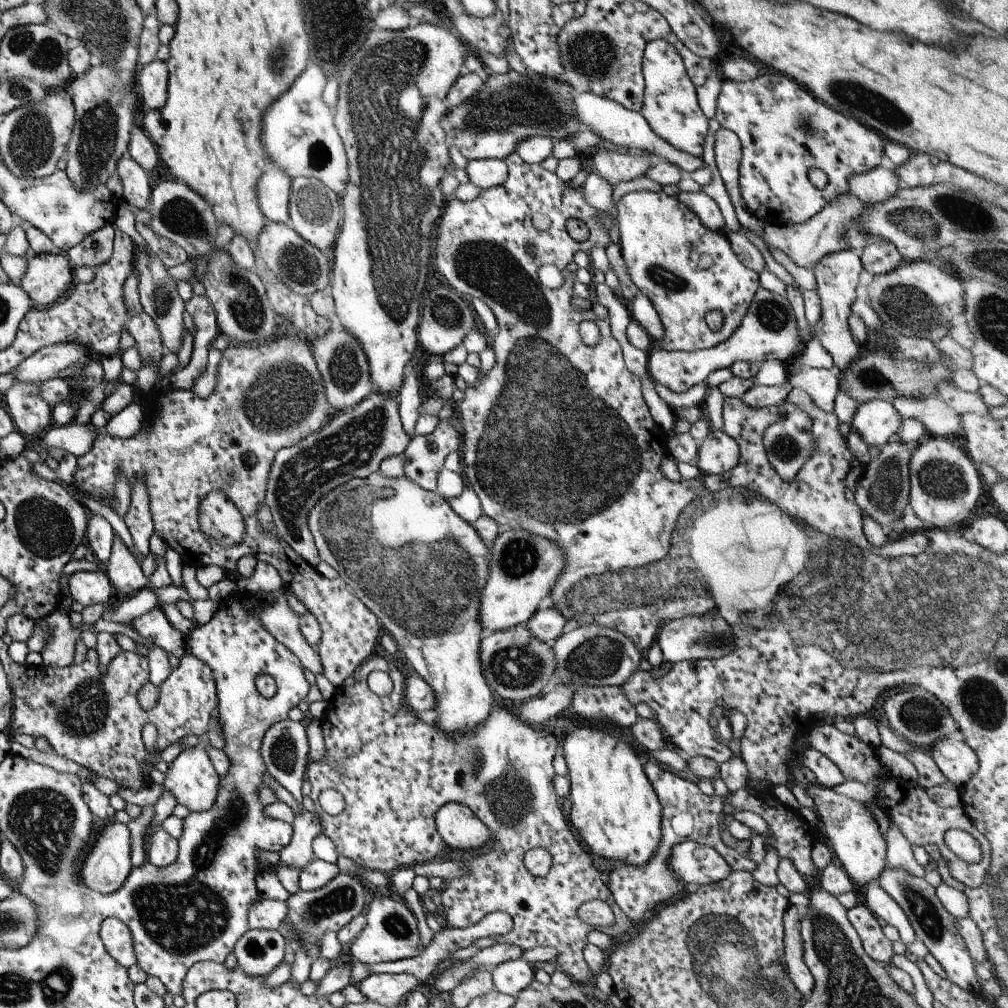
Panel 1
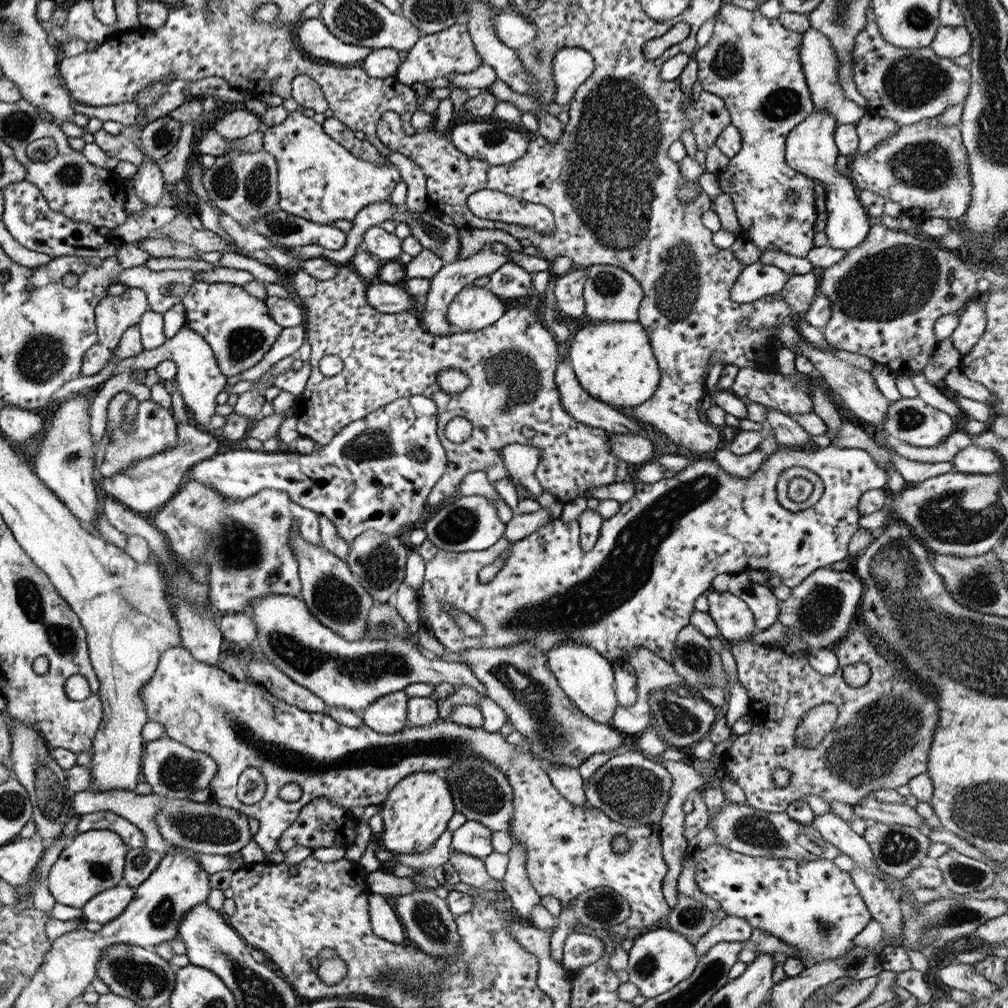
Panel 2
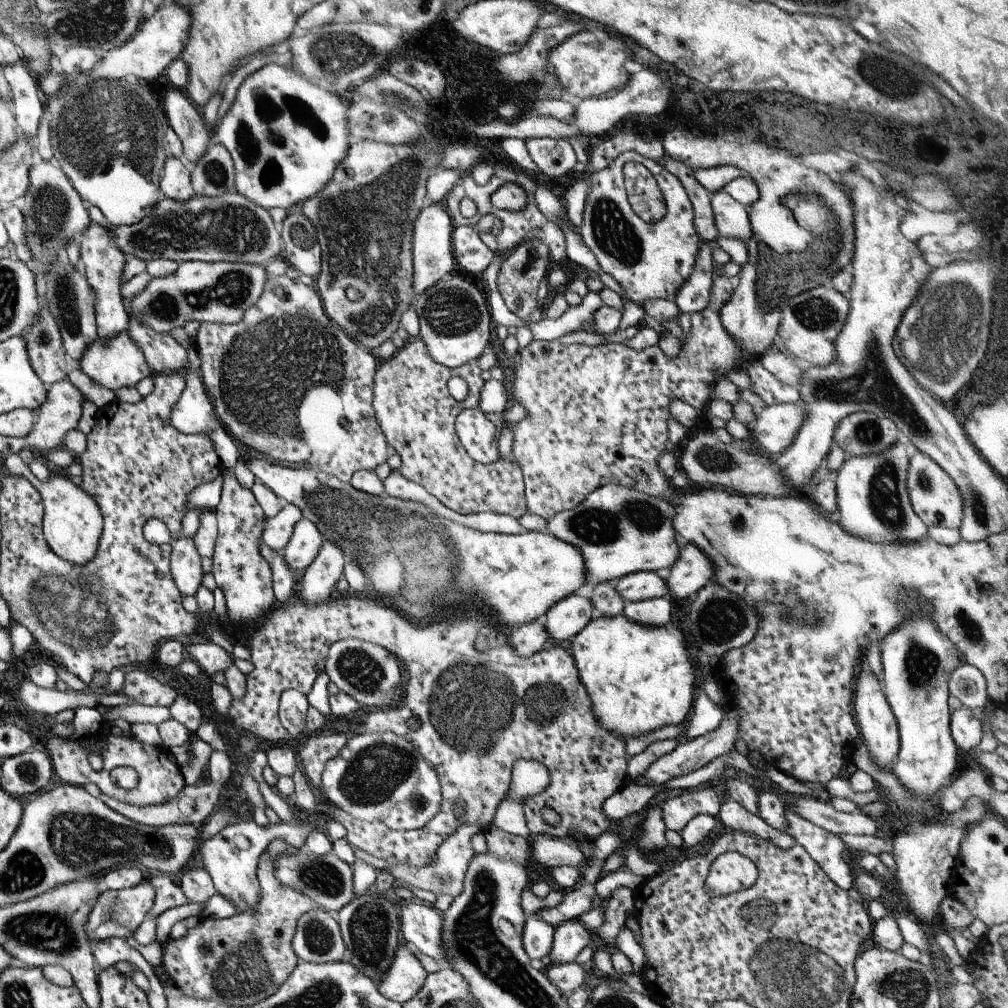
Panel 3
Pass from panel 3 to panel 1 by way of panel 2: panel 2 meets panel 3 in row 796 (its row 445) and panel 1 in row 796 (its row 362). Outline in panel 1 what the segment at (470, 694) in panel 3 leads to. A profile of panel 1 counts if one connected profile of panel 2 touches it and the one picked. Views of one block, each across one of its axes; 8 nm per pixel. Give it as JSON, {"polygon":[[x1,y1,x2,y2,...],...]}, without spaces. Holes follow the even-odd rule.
{"polygon":[[377,654,364,661,353,677,355,682,351,686,338,689,318,719,325,754,321,762,311,762,306,770,305,778,311,786,309,797,313,801,317,818,321,820,320,832,333,842,339,855,387,877,401,866,425,864,441,856,446,844,435,828,435,812,449,802,467,806,485,823,489,830,489,840,493,839,493,846,487,848,485,854,475,858,469,855,465,861,467,874,446,880,439,890,447,926,462,929,477,924,491,912,505,912,511,918,511,930,501,936,489,936,489,939,493,938,497,943,515,944,521,950,531,950,537,946,552,947,557,952,554,961,557,968,573,983,587,984,592,973,583,960,582,952,591,926,579,920,575,910,591,900,601,900,609,904,615,916,613,928,623,928,625,924,625,935,617,936,613,943,627,942,637,927,625,920,627,916,620,912,609,888,601,882,601,874,591,863,588,851,585,852,573,838,561,810,557,807,557,796,552,786,554,770,551,766,557,748,555,738,545,732,545,729,529,726,517,720,505,708,495,705,487,716,487,722,483,722,483,726,479,726,475,732,453,736,443,734,439,732,431,716,414,715,405,708,405,681,402,674,393,664,385,662],[372,671,385,672,391,679,393,690,387,696,376,696,367,687,366,678],[323,788,333,788,343,796,344,808,339,814,327,814,319,808,317,796],[536,848,545,848,553,856,549,872,542,877,529,874,523,864,524,854]]}

